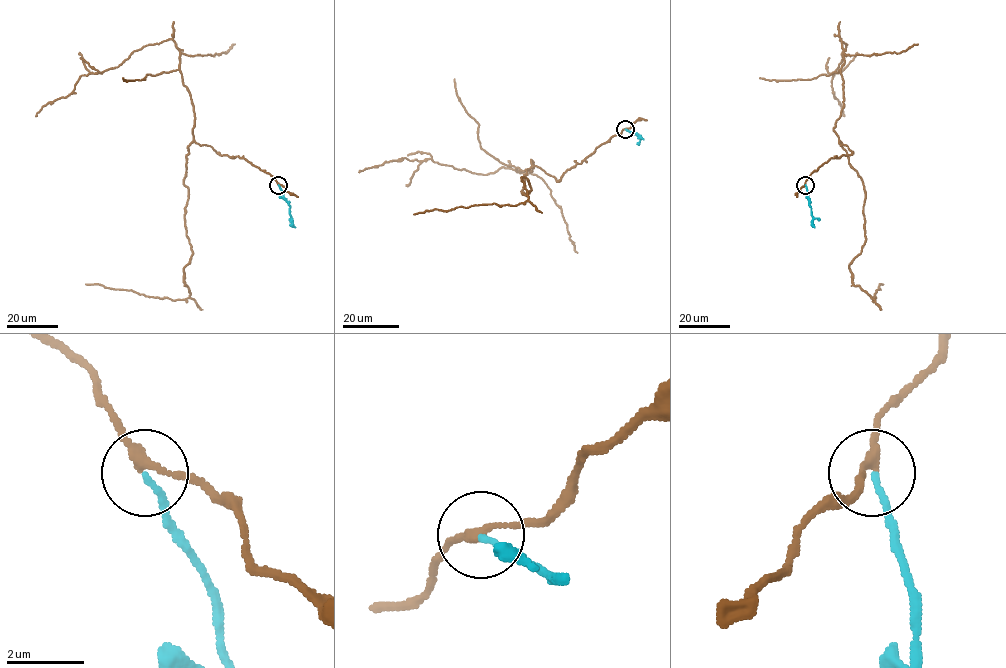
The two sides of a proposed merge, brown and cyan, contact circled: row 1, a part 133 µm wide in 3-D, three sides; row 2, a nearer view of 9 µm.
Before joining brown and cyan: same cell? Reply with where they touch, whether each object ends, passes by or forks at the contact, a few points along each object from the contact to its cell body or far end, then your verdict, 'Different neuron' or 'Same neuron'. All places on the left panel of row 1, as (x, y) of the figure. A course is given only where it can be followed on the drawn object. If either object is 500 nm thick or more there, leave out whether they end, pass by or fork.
Place: (278, 185). At the ring brown passes by. At the ring cyan ends. Course of brown: (278, 184), (243, 158), (193, 141), (184, 178), (193, 254), (184, 275), (189, 297), (86, 284). Course of cyan: (278, 185), (290, 207), (295, 227). Different neuron

